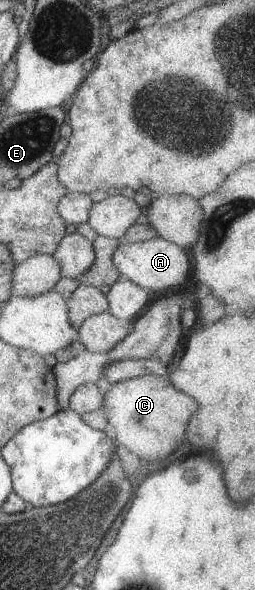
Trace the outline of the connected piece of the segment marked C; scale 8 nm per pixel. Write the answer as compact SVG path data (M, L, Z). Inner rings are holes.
M153 375L136 376L119 382L103 386L102 391L104 415L107 422L112 425L114 430L114 441L122 453L137 456L140 460L160 461L168 453L172 453L184 435L184 429L190 419L190 415L196 411L196 401L192 397L186 397L178 391L168 378Z

